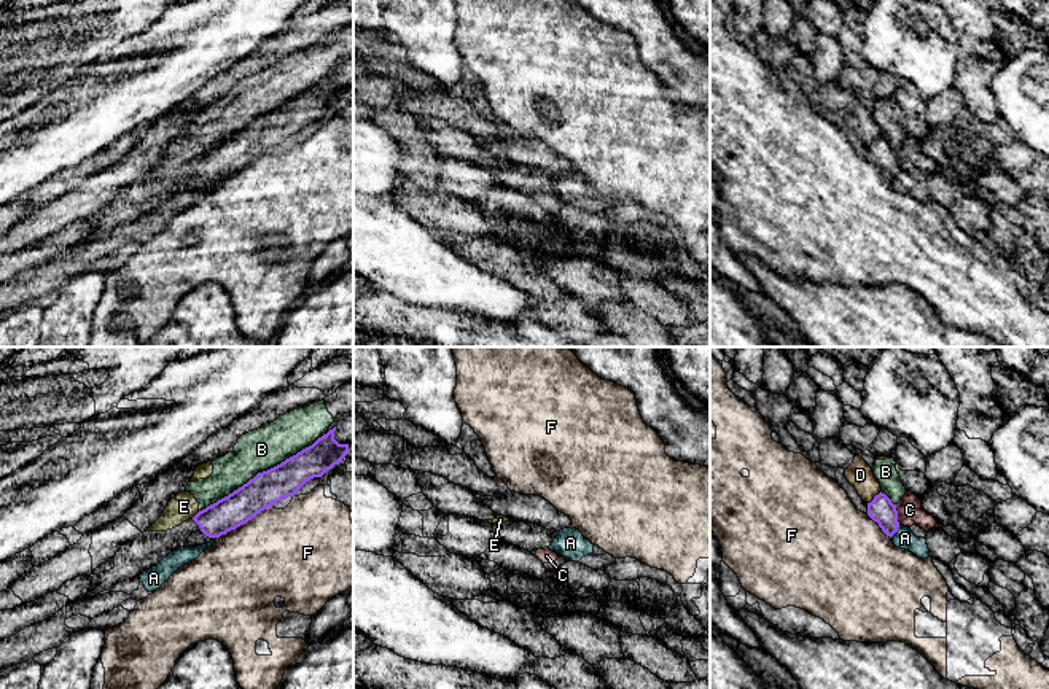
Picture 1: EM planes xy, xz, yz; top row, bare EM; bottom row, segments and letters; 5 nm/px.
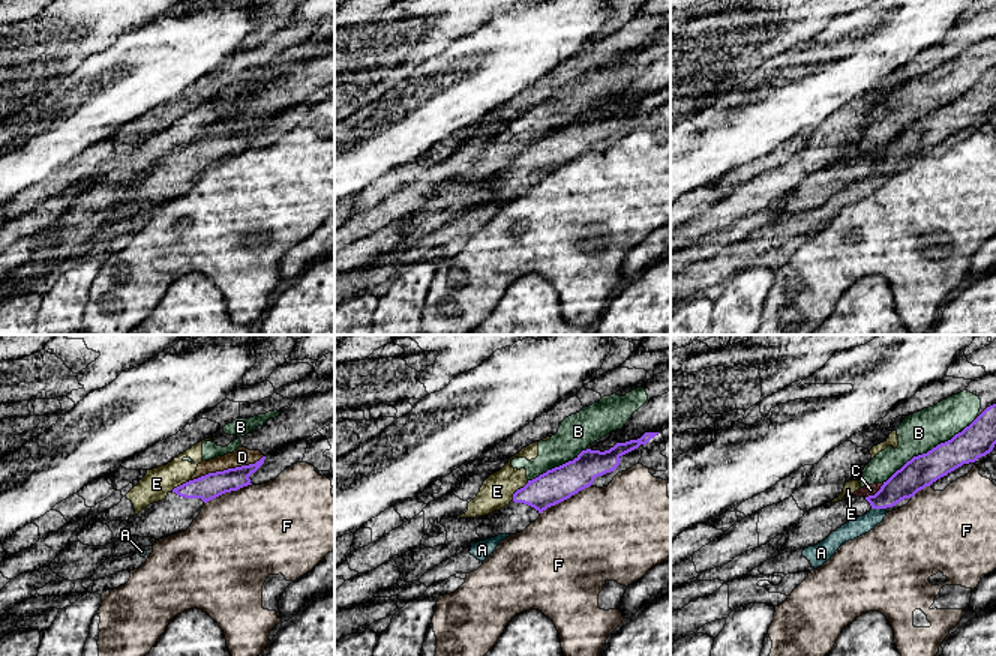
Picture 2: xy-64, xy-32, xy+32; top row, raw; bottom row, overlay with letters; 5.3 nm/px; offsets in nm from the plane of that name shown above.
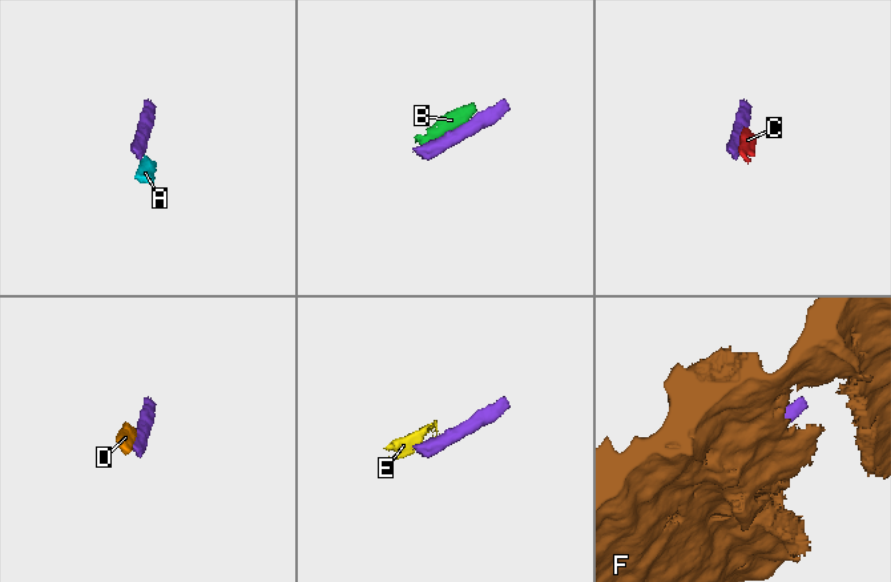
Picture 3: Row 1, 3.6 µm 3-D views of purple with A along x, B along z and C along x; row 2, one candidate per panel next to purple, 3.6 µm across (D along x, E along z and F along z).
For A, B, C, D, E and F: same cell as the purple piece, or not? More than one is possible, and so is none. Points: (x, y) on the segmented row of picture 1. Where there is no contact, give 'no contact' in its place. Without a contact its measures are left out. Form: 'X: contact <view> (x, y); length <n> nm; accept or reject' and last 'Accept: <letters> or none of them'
A: contact yz (895, 532); length 80 nm; reject
B: contact xy (258, 473); length 700 nm; reject
C: contact yz (896, 514); length 110 nm; reject
D: contact yz (874, 497); length 100 nm; reject
E: contact xy (196, 514); length 60 nm; reject
F: contact xy (244, 522); length 320 nm; reject
Accept: none of them

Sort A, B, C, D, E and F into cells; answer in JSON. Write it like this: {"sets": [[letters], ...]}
{"sets": [["A"], ["B", "E"], ["C"], ["D"], ["F"]]}

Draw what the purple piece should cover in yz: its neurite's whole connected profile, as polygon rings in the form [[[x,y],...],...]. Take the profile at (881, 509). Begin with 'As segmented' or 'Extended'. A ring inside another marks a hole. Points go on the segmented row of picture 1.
As segmented. [[[880,492],[868,503],[868,516],[879,524],[887,536],[891,538],[898,531],[899,522],[896,504],[893,504],[885,493]]]

